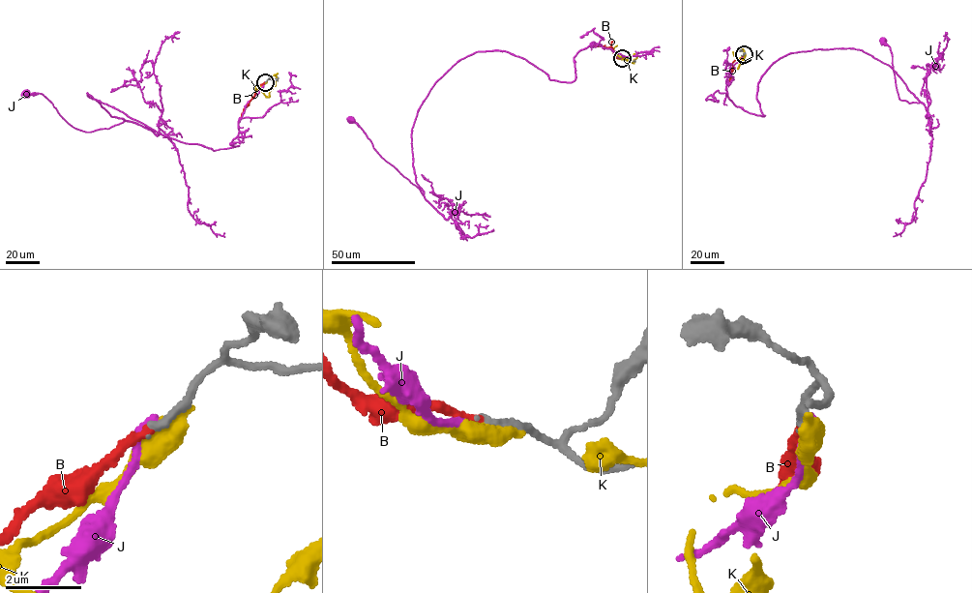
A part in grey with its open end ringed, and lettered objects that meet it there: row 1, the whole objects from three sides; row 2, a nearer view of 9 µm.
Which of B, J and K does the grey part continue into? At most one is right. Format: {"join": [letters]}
{"join": ["B"]}

